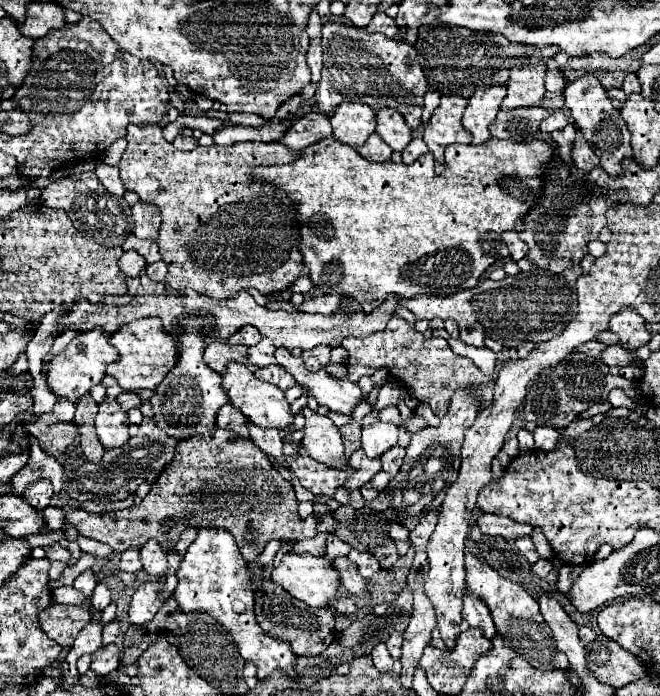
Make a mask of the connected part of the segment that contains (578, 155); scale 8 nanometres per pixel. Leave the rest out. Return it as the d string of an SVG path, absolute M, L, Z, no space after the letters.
M577 129L577 135L575 135L575 141L573 141L573 147L571 147L571 157L577 163L577 167L581 167L583 171L591 171L593 167L599 165L597 155L593 153L593 149L589 147L589 143L585 141L585 137L579 129Z

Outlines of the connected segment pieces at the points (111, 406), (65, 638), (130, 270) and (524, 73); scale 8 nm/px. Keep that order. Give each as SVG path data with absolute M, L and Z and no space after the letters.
M105 397L95 417L97 437L105 449L117 449L129 441L129 419L115 399Z
M57 605L47 607L41 611L41 629L55 639L59 645L71 647L77 633L91 621L89 611L85 607L69 607L69 605Z
M127 251L127 253L123 253L121 259L119 259L119 269L121 269L127 277L139 277L139 273L141 273L141 269L143 269L145 265L147 265L145 259L143 259L139 253L135 253L135 251Z
M545 63L513 67L501 109L509 111L515 107L539 105L541 99L545 97L545 71L547 71Z

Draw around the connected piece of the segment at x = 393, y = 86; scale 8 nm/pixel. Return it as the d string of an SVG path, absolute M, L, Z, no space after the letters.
M337 21L323 25L323 71L315 93L321 113L331 113L345 101L361 101L373 107L373 111L391 107L405 117L411 129L417 129L421 123L425 91L427 81L421 67L417 67L413 45L393 41L383 33L369 33L365 27Z

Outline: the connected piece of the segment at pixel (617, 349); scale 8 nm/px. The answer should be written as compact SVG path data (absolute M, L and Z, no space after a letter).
M609 345L605 349L605 353L601 355L601 361L609 367L613 365L619 365L619 367L625 367L625 365L633 365L635 363L635 357L633 353L627 353L621 345Z

